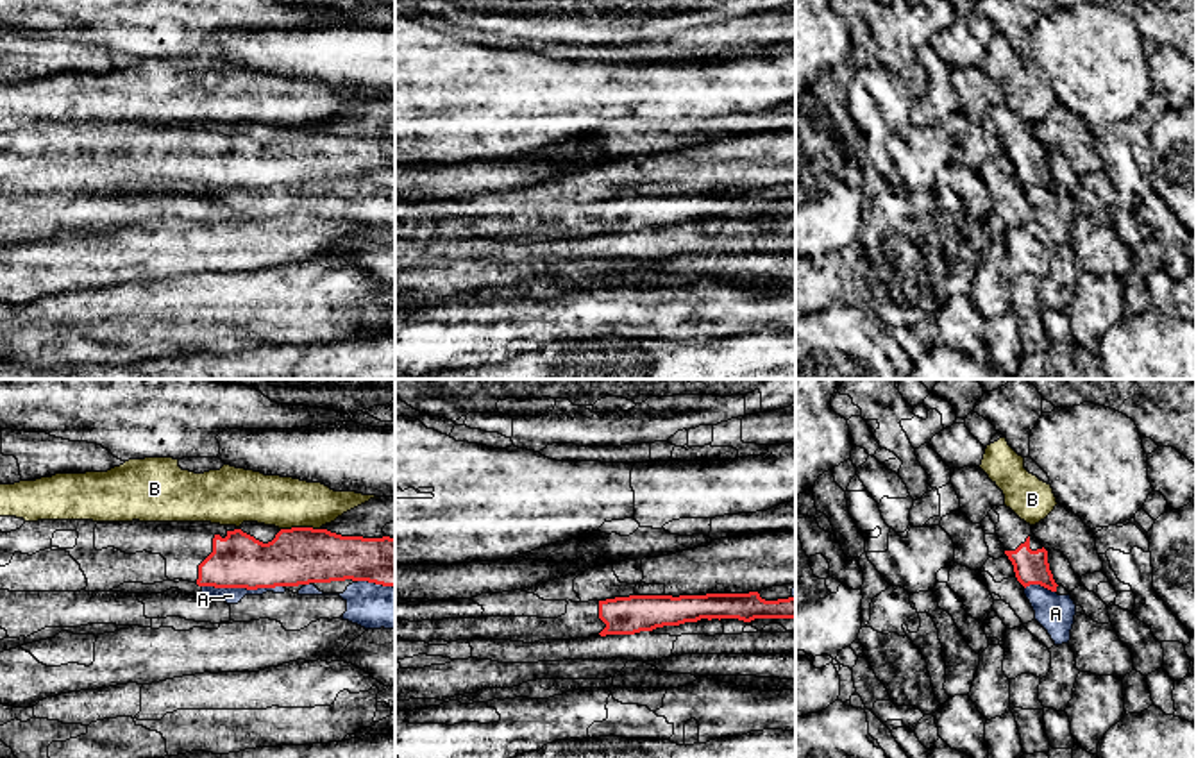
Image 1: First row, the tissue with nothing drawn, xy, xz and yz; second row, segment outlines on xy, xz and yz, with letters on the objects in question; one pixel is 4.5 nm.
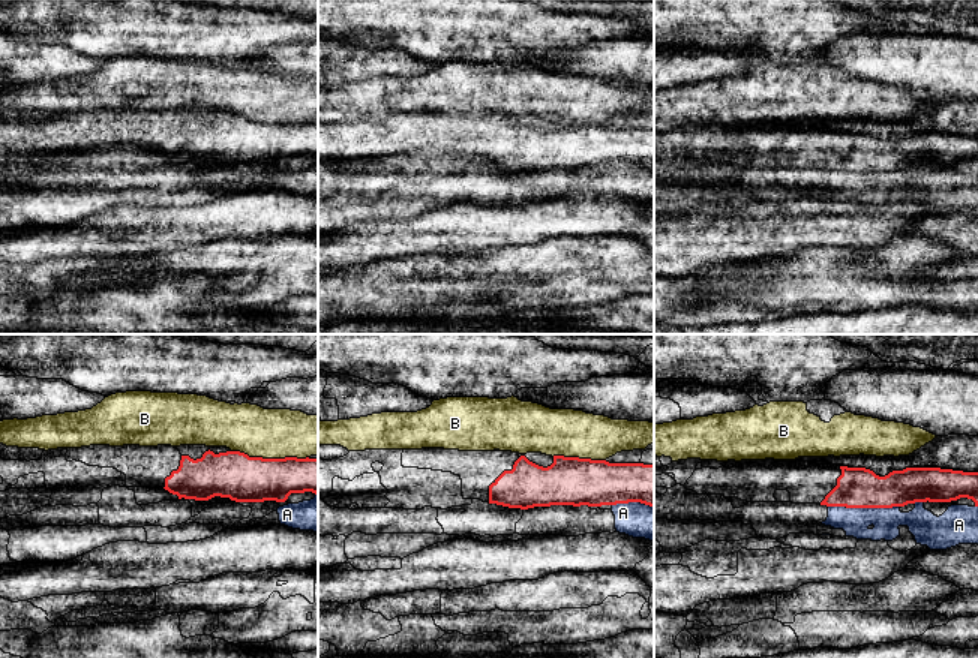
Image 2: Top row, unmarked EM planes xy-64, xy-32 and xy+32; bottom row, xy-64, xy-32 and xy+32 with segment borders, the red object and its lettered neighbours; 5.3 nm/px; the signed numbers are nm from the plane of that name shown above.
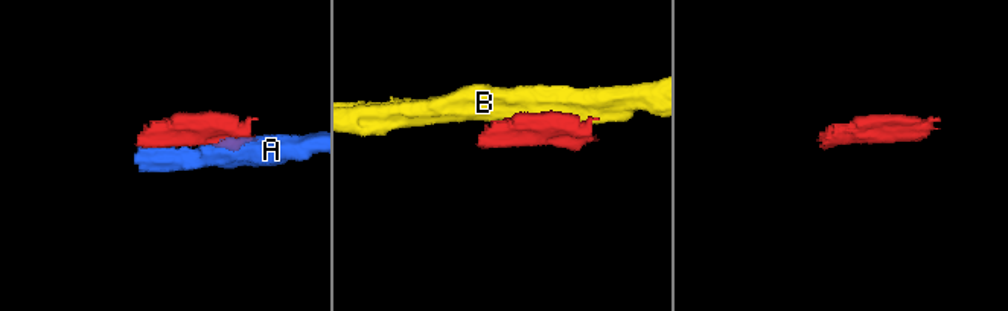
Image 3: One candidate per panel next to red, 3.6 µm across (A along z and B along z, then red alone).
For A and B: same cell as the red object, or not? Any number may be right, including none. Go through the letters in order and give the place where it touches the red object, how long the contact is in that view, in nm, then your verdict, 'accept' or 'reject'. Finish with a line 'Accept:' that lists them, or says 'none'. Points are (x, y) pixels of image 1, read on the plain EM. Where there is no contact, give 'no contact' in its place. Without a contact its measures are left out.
A: contact xy (244, 186); length 360 nm; reject
B: contact xy (299, 127); length 180 nm; reject
Accept: none

